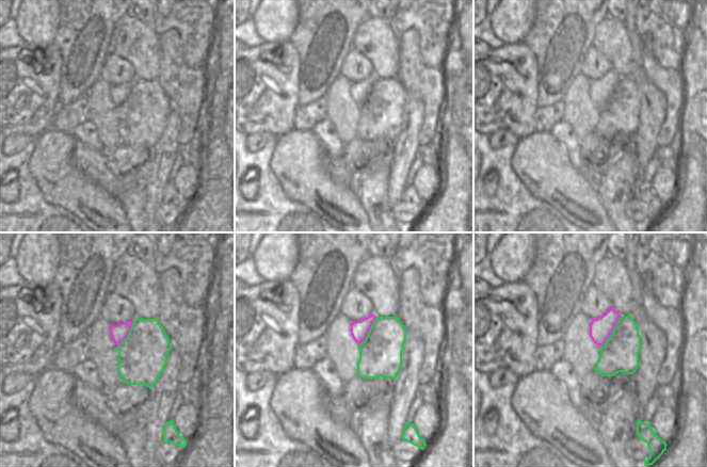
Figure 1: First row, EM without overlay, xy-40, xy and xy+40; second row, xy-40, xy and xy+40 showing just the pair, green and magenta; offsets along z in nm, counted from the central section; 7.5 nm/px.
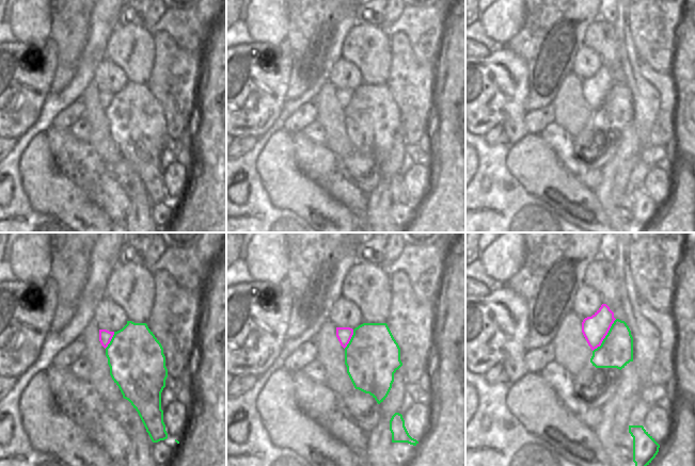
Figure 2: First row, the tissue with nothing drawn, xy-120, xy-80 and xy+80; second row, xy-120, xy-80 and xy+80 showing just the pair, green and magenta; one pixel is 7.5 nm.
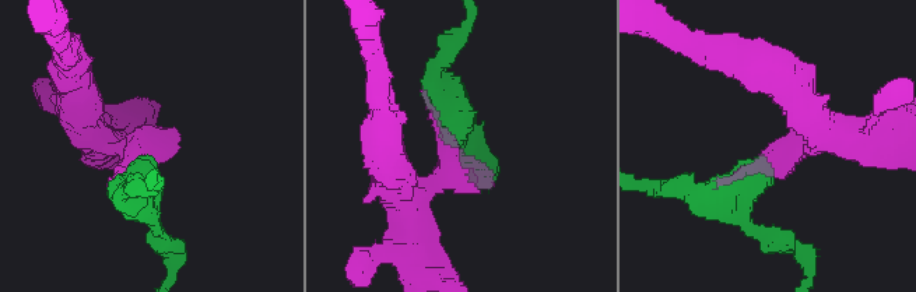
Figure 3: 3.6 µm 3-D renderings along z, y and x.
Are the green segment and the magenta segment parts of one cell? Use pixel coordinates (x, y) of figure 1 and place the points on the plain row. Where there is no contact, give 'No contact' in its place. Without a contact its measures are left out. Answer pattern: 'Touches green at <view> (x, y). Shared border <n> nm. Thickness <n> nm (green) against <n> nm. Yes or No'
Touches green at xy+40 (612, 93). Shared border 280 nm. Thickness 280 nm (green) against 170 nm. No

